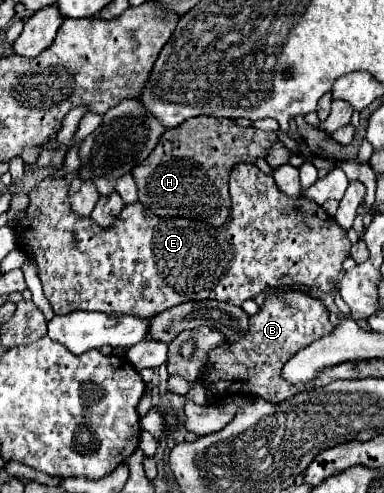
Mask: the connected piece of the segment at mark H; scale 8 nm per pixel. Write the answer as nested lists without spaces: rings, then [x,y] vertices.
[[[197,116],[179,124],[179,128],[167,130],[151,156],[133,170],[133,180],[137,182],[139,202],[157,216],[181,216],[189,220],[203,220],[211,226],[223,226],[229,220],[231,196],[229,196],[229,172],[239,162],[255,162],[257,158],[267,158],[271,146],[277,142],[275,132],[265,132],[257,128],[243,128],[235,120],[229,118],[213,118],[213,116]]]

